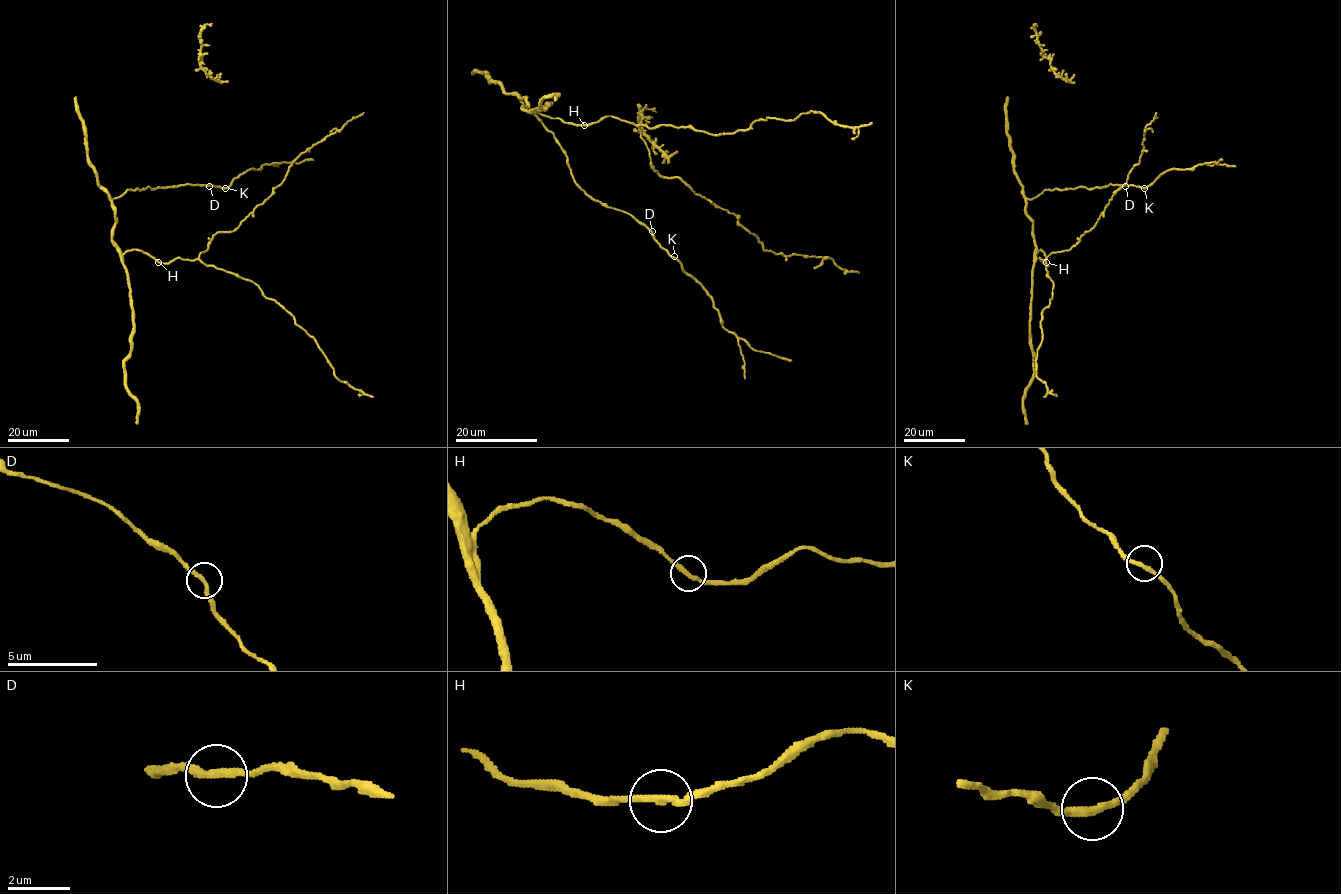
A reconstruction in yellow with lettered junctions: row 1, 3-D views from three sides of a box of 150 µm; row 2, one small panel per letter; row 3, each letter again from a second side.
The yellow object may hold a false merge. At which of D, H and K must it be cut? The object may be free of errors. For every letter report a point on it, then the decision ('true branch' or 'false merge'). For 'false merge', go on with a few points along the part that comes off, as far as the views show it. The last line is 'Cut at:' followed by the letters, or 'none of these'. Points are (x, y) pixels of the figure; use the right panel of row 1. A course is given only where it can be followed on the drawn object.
D: at (1125, 186); true branch
H: at (1046, 262); true branch
K: at (1144, 188); true branch
Cut at: none of these

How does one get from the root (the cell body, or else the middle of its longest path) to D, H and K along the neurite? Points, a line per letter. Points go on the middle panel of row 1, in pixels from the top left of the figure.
D: (528, 111), (522, 108), (522, 98), (552, 133), (573, 180), (588, 195), (630, 214), (652, 231)
H: (528, 111), (584, 125)
K: (528, 111), (522, 108), (522, 98), (552, 133), (573, 180), (588, 195), (633, 216), (674, 256)

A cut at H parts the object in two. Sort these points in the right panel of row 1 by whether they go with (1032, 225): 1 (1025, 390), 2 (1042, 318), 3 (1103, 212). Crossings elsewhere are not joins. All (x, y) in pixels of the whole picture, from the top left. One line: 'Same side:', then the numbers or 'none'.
Same side: 1

